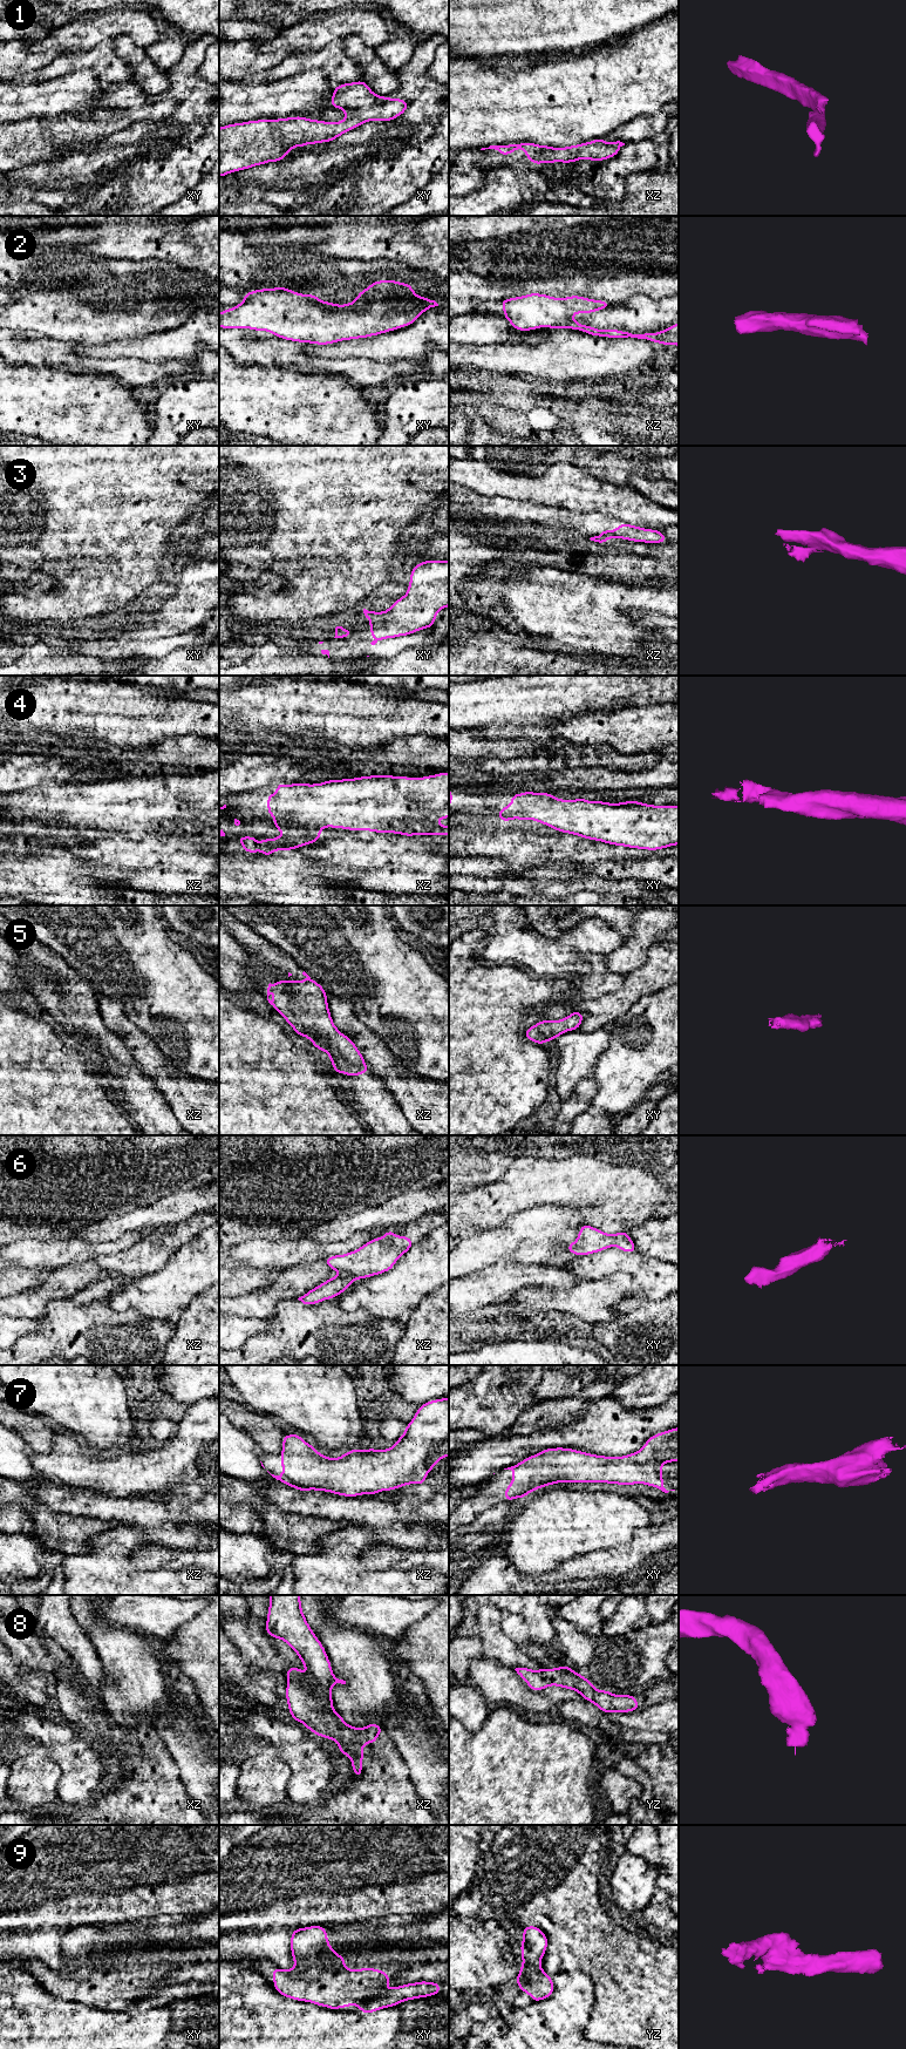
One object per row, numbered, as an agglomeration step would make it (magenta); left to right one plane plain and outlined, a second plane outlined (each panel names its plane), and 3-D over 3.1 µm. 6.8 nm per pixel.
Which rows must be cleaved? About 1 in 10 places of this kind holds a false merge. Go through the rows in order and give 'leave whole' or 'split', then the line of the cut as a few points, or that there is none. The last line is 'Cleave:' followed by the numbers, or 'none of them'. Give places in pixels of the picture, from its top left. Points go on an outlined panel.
1: leave whole | no cut
2: leave whole | no cut
3: split | xz (601, 534), (611, 534), (617, 537)
4: leave whole | no cut
5: leave whole | no cut
6: leave whole | no cut
7: leave whole | no cut
8: leave whole | no cut
9: leave whole | no cut
Cleave: 3

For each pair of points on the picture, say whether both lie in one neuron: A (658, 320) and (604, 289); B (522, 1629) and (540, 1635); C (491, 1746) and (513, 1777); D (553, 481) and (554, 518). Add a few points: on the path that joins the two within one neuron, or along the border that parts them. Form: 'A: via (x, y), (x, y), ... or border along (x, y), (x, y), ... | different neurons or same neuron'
A: border along (651, 297), (634, 294), (611, 304) | different neurons
B: border along (519, 1613), (529, 1627), (531, 1639) | different neurons
C: via (491, 1755), (505, 1771) | same neuron
D: border along (528, 501), (563, 507), (574, 513) | different neurons

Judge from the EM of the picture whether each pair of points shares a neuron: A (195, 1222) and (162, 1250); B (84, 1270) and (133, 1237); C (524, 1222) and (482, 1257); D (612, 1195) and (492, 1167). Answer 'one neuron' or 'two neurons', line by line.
A: one neuron
B: two neurons
C: one neuron
D: two neurons

